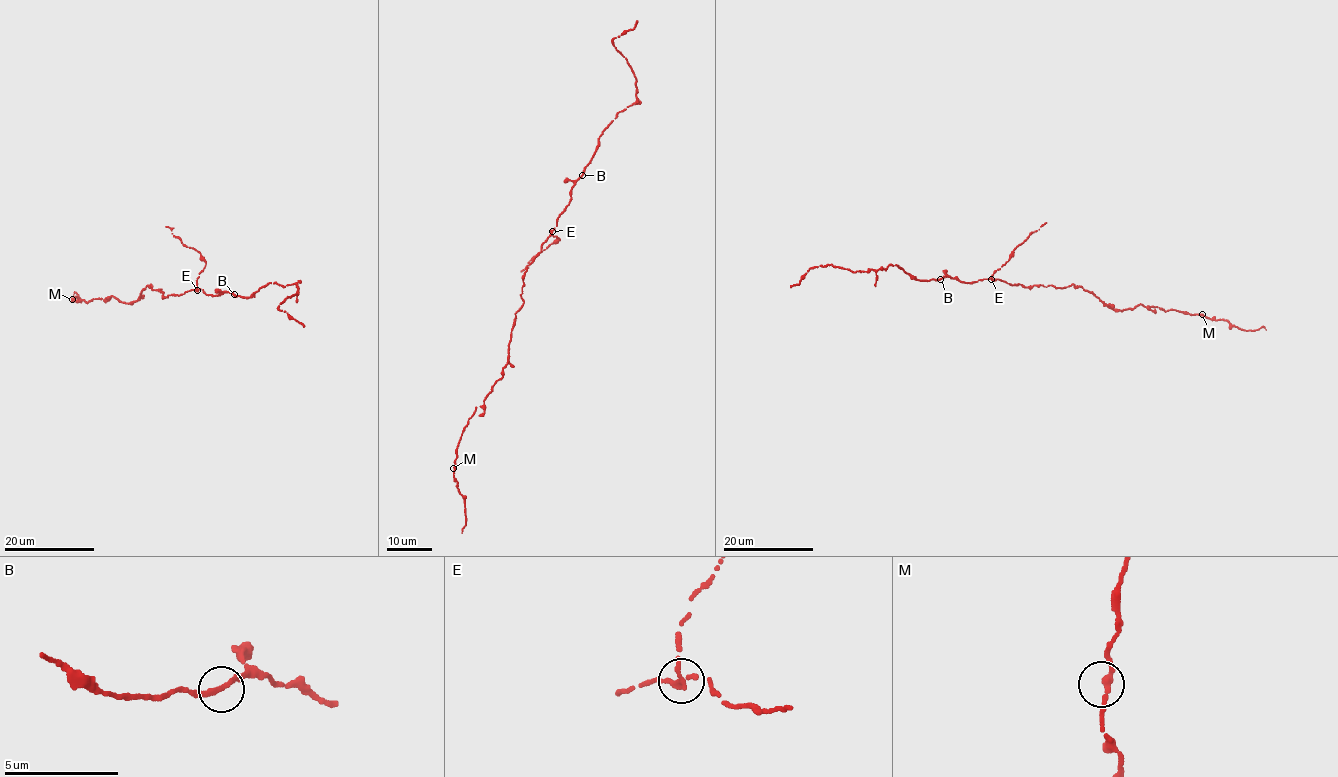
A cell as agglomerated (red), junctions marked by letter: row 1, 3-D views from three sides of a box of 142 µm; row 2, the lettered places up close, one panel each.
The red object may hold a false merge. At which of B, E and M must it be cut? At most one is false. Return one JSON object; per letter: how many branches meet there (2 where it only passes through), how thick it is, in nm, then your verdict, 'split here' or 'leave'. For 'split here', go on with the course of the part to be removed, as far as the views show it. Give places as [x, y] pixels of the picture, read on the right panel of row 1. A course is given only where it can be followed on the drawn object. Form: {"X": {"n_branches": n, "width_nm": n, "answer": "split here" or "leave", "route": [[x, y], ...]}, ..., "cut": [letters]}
{"B": {"n_branches": 2, "width_nm": 240, "answer": "leave"}, "E": {"n_branches": 2, "width_nm": 260, "answer": "split here", "route": [[991, 278], [1015, 247], [1046, 223]]}, "M": {"n_branches": 2, "width_nm": 240, "answer": "leave"}, "cut": ["E"]}

